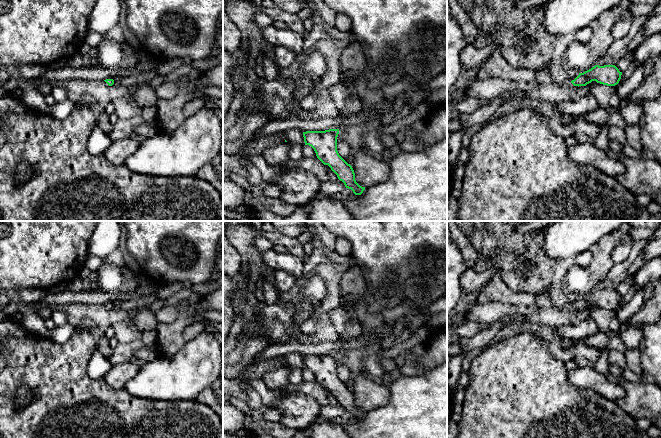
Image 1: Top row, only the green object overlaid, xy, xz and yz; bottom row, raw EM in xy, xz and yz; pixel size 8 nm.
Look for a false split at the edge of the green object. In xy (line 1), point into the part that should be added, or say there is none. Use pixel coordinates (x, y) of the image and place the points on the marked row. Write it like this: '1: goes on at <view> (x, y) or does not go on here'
1: does not go on here

